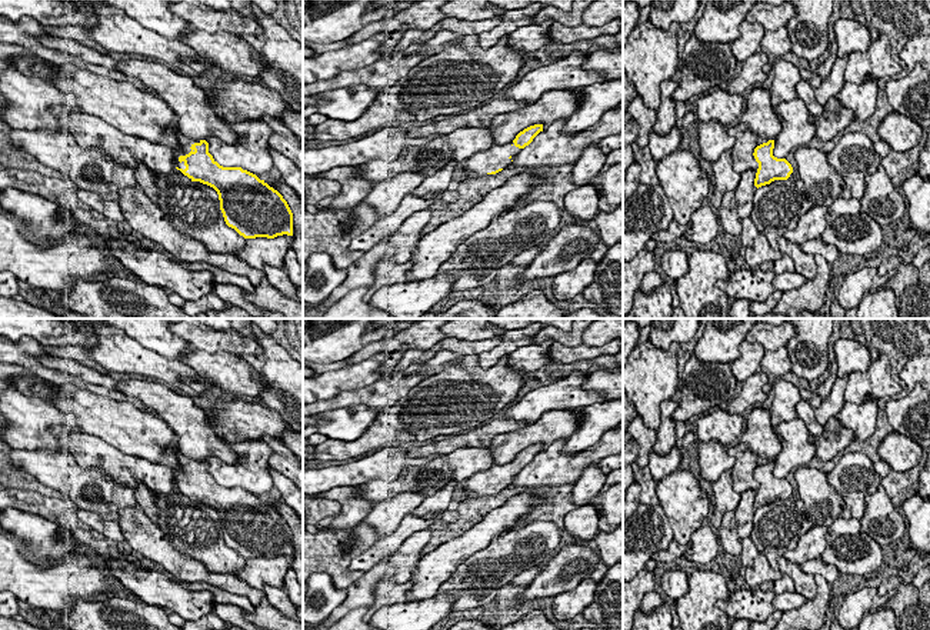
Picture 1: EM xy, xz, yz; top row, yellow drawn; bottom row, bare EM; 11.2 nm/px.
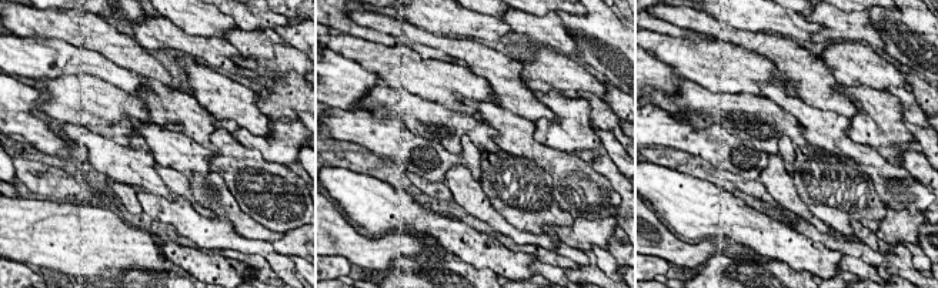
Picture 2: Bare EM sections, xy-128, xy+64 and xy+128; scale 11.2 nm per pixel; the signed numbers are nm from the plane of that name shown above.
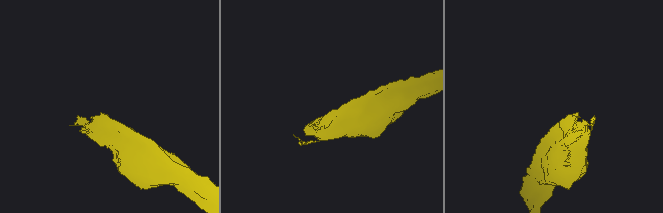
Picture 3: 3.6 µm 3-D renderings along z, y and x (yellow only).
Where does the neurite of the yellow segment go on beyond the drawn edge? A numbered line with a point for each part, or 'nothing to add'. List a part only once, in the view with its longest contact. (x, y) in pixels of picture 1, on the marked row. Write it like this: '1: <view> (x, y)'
1: xy (186, 143)

